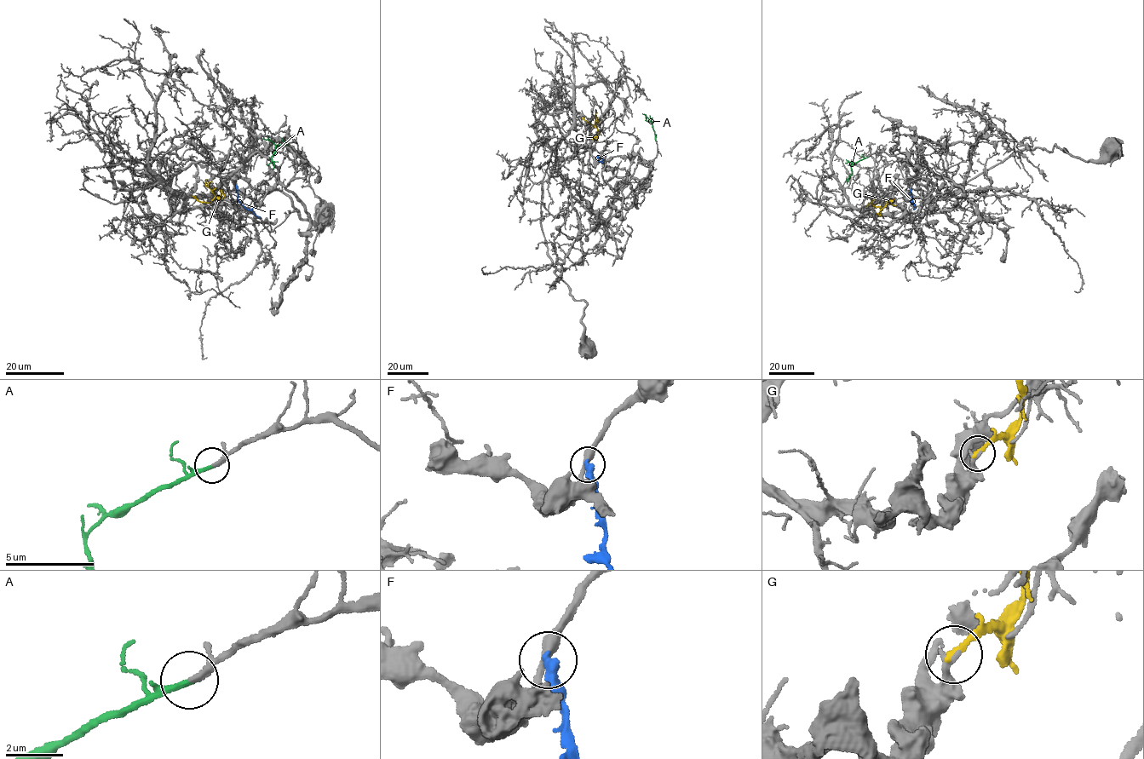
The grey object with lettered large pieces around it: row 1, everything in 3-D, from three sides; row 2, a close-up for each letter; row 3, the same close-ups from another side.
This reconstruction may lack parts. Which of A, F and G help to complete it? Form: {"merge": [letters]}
{"merge": ["A"]}

